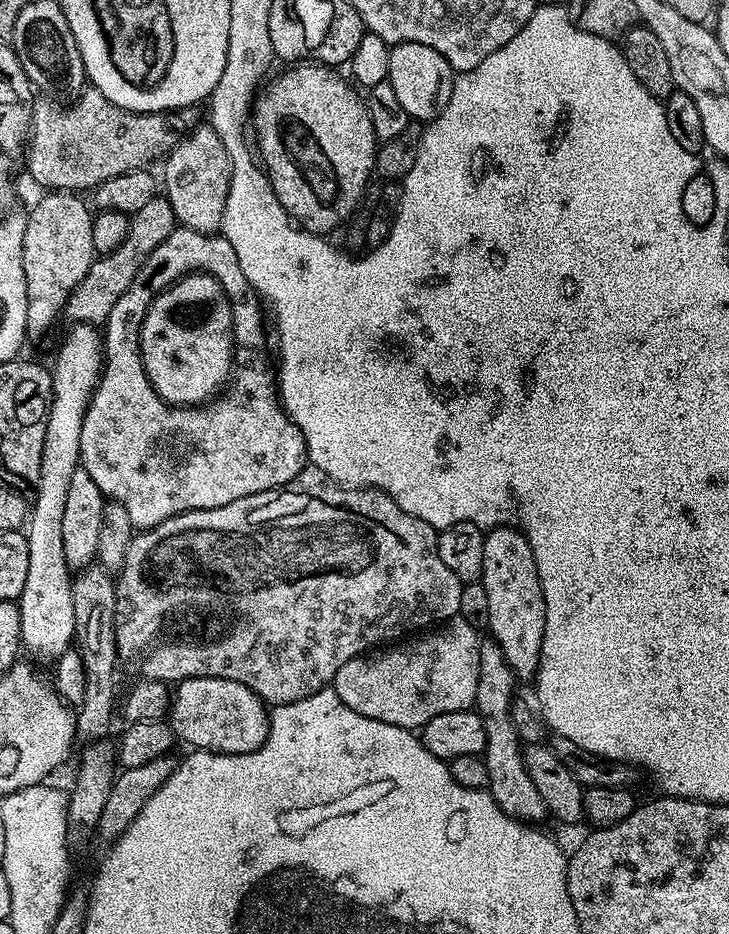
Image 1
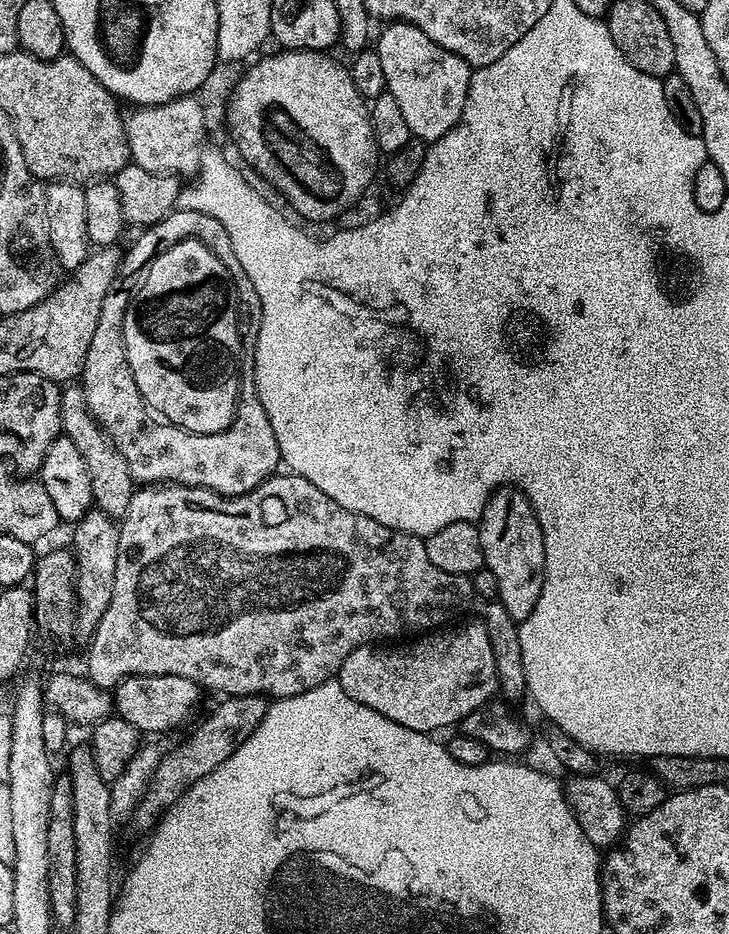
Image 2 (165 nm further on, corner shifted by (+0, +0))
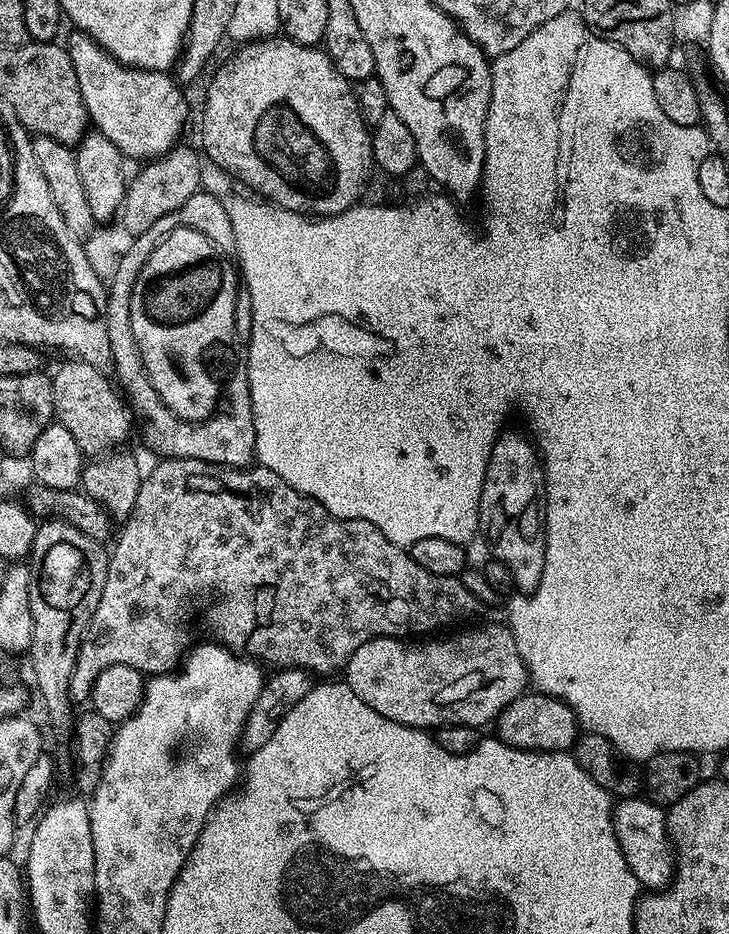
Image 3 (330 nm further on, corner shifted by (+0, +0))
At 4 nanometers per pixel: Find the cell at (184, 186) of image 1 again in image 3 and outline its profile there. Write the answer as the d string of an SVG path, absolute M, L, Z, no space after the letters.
M72 30L69 33L66 41L68 57L74 66L78 90L95 131L110 138L125 158L132 159L133 156L139 162L147 162L176 147L181 139L184 119L188 116L184 96L176 89L177 81L168 72L125 68L85 32Z

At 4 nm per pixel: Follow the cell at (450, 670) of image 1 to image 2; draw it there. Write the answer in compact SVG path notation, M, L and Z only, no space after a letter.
M476 622L456 627L448 626L433 631L427 638L396 642L391 646L363 644L350 654L350 658L346 658L346 662L342 662L338 673L342 690L346 690L354 702L362 702L362 706L370 706L370 710L378 710L378 714L386 714L390 722L398 722L398 726L406 726L410 730L436 734L439 728L459 725L471 712L497 695L498 685L494 650L490 648L490 634L486 634L486 626L483 622Z

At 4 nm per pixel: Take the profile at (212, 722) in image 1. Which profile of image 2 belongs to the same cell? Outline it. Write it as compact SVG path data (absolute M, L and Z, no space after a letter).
M154 674L153 676L127 676L114 689L114 712L141 734L168 732L180 728L192 716L200 700L200 685L190 678L178 678L178 674Z

